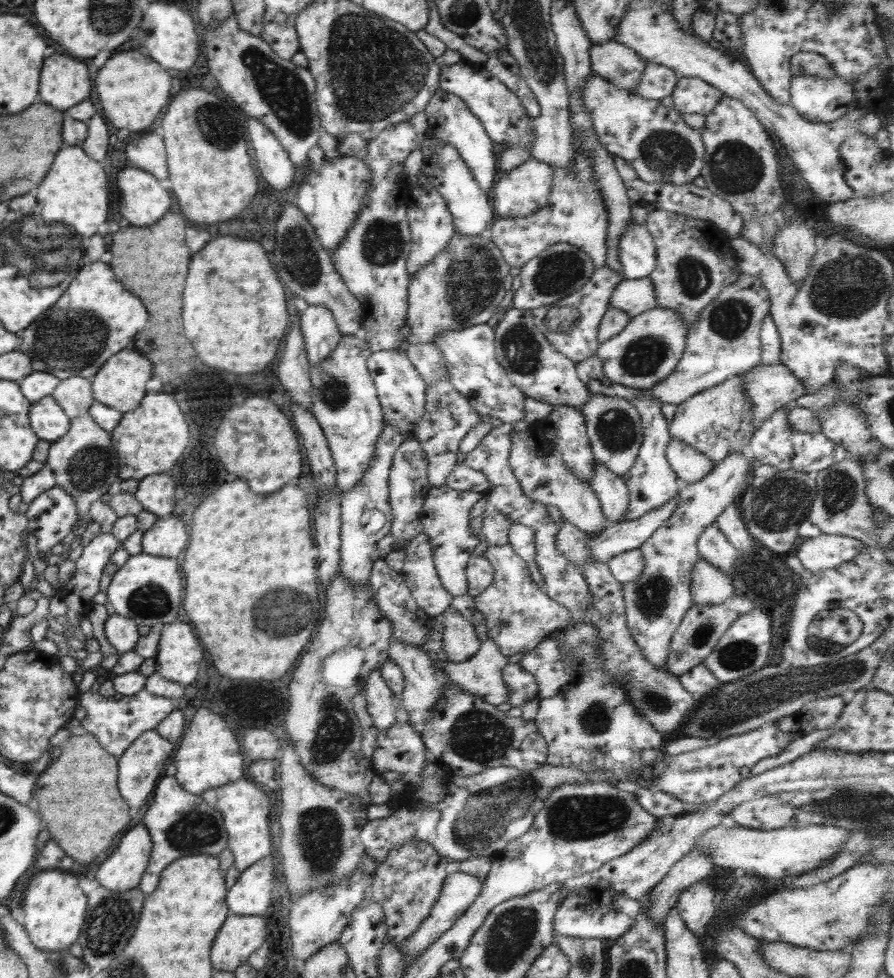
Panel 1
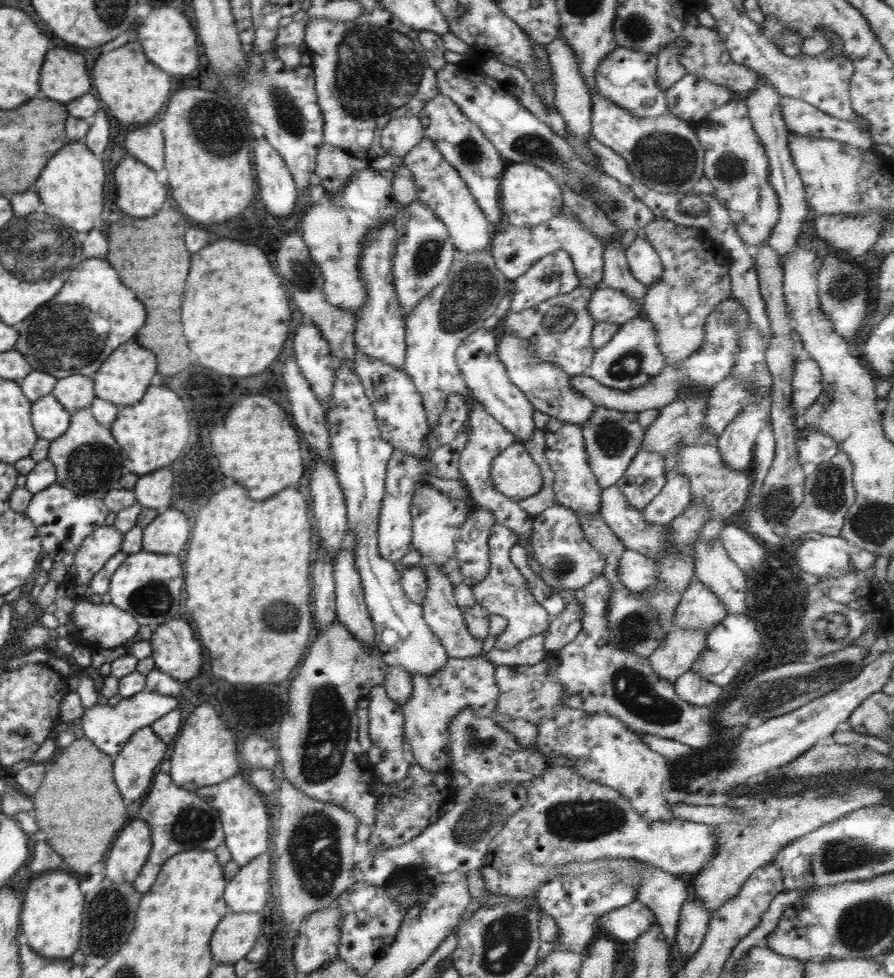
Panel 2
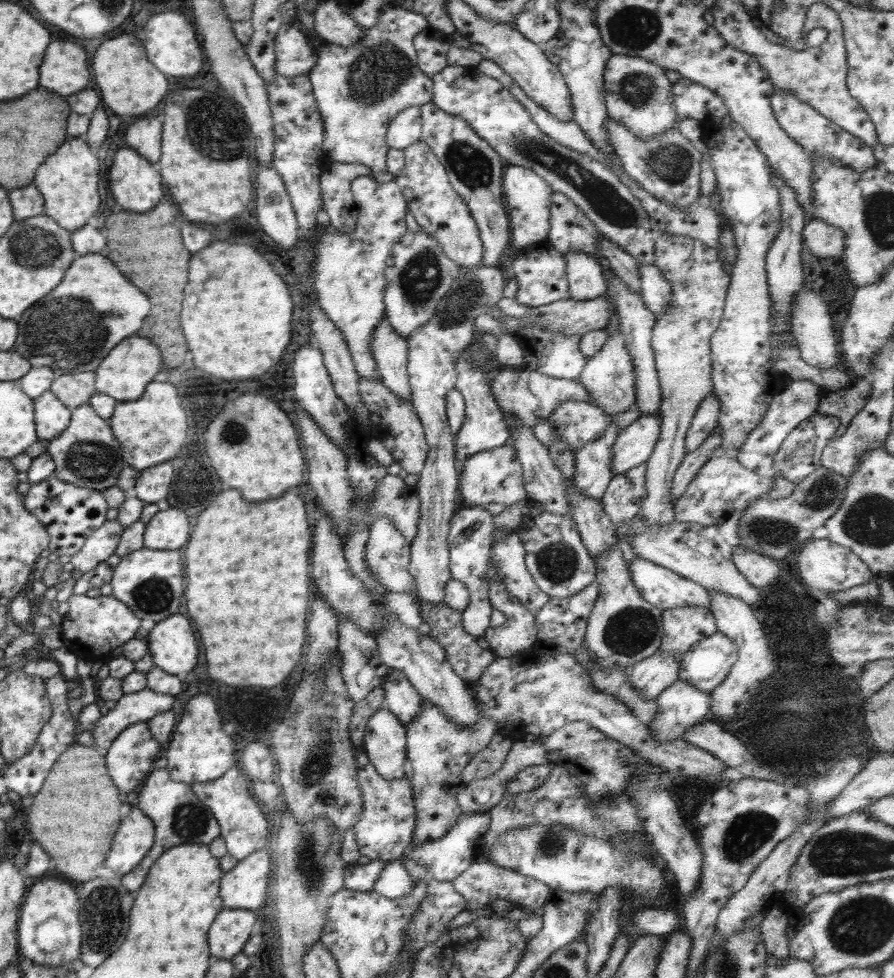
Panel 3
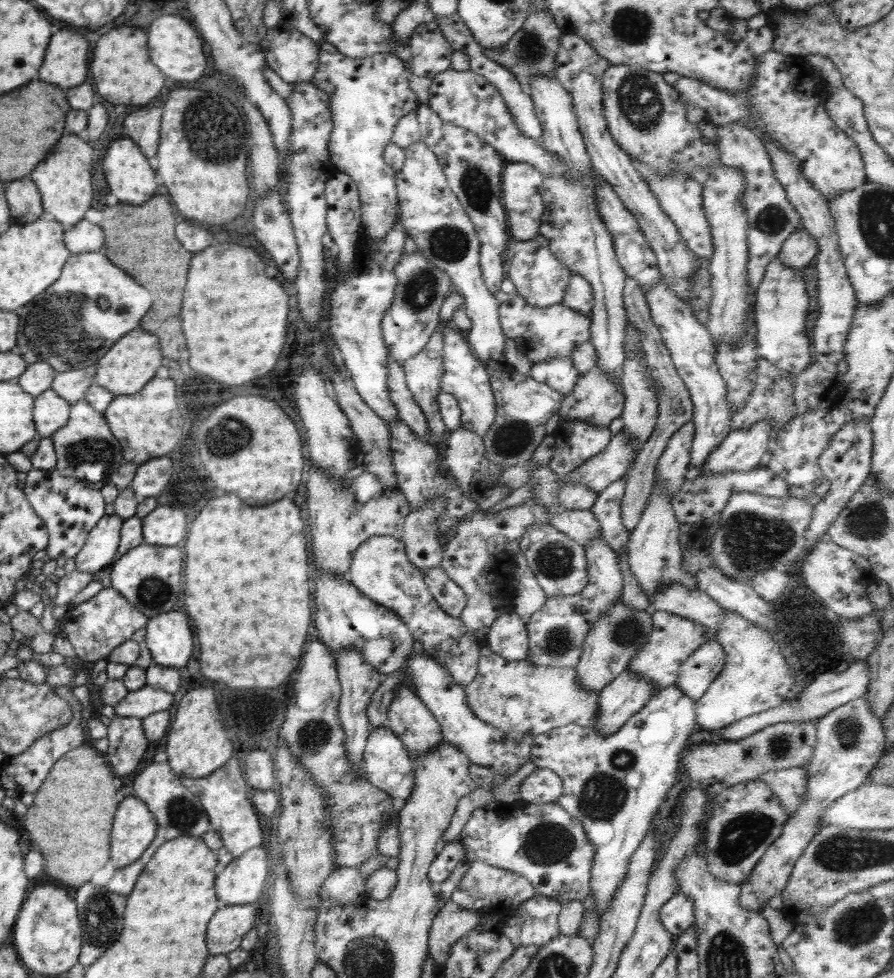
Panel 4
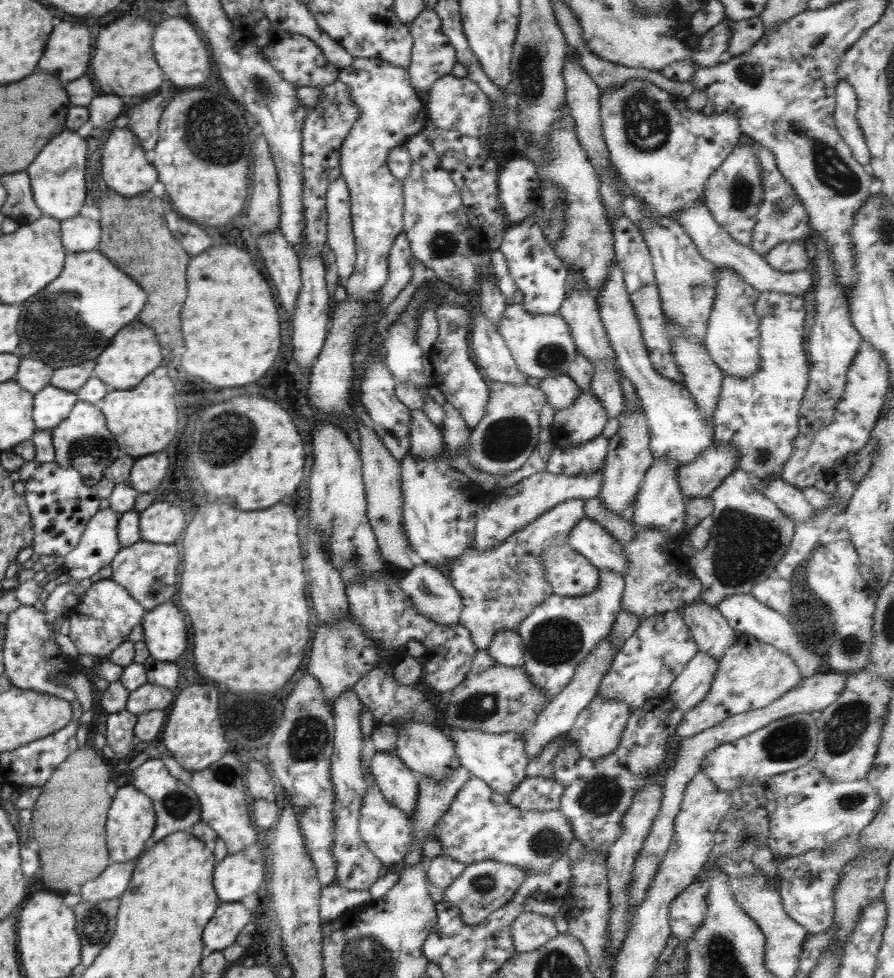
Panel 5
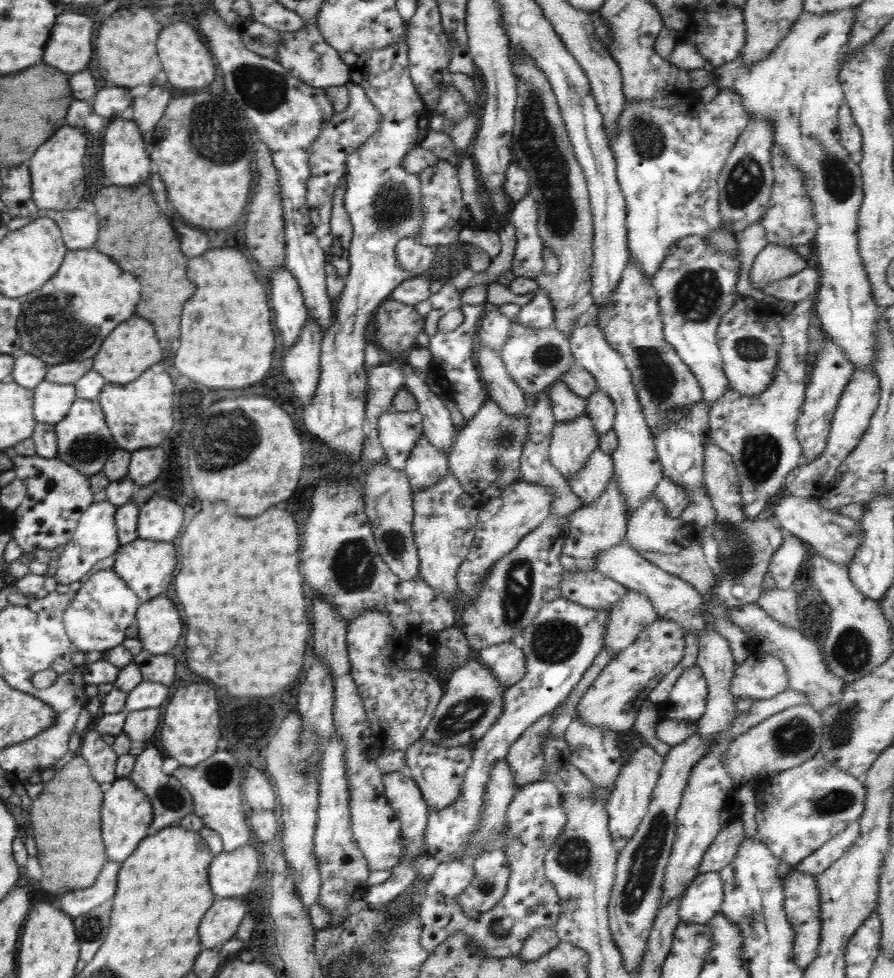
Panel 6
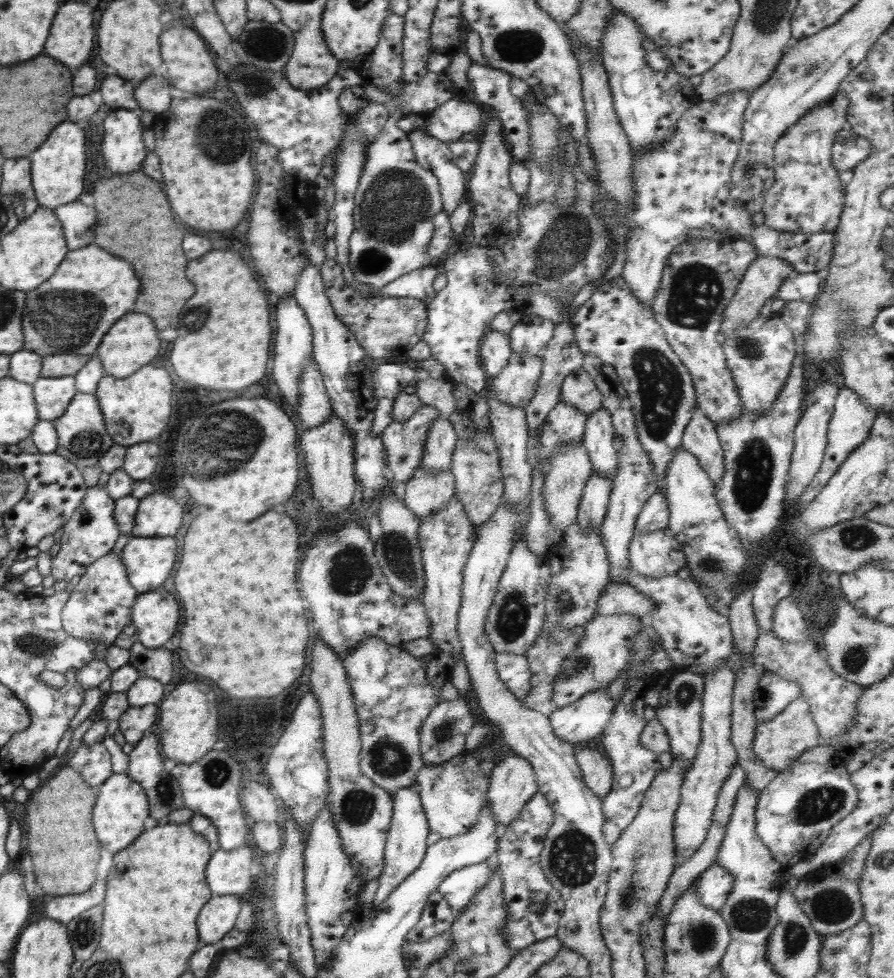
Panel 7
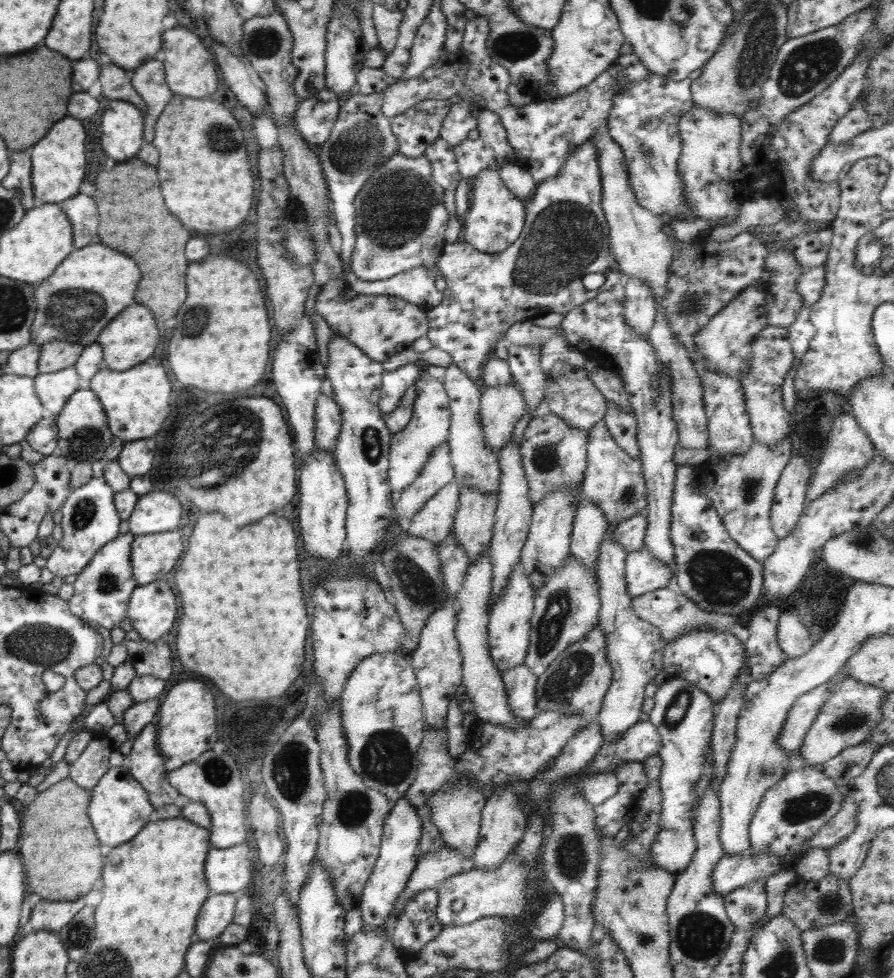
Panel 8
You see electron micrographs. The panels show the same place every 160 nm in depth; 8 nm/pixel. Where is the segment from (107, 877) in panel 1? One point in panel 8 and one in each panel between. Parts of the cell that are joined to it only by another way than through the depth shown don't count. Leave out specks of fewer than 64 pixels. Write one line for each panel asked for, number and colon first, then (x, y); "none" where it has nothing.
2: (127, 857)
3: (136, 835)
4: (135, 828)
5: (131, 819)
6: (127, 814)
7: (122, 807)
8: (119, 807)

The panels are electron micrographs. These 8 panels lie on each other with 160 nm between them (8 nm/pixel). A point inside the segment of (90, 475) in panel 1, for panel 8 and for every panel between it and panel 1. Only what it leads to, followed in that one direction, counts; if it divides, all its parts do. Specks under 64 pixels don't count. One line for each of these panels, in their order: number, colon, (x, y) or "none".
2: (87, 459)
3: (86, 454)
4: (86, 449)
5: (82, 442)
6: (84, 441)
7: (83, 439)
8: (83, 434)

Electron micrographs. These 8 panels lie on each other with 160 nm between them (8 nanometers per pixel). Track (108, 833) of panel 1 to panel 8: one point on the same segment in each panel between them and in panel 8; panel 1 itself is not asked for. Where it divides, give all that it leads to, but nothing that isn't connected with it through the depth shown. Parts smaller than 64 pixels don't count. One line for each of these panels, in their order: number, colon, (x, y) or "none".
2: (84, 808)
3: (75, 825)
4: (71, 818)
5: (68, 819)
6: (65, 815)
7: (60, 833)
8: (57, 818)

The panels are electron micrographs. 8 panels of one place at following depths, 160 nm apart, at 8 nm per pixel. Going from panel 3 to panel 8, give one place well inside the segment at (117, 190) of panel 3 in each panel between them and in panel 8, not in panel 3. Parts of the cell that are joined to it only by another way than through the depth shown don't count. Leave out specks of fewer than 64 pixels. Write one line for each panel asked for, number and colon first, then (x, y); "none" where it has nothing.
4: (129, 176)
5: (126, 171)
6: (125, 163)
7: (123, 148)
8: (122, 123)

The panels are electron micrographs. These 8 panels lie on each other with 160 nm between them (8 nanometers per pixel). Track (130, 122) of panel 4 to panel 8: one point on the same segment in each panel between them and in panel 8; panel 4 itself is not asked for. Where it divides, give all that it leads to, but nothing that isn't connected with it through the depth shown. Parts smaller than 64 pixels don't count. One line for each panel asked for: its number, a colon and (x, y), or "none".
5: (144, 118)
6: (149, 109)
7: (153, 95)
8: (148, 80)

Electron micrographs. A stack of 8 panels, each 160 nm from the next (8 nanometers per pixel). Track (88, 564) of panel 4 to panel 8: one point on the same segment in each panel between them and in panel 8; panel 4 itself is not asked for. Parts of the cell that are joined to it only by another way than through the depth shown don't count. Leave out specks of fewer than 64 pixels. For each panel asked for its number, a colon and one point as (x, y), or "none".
5: (98, 545)
6: (95, 537)
7: (91, 532)
8: (89, 519)

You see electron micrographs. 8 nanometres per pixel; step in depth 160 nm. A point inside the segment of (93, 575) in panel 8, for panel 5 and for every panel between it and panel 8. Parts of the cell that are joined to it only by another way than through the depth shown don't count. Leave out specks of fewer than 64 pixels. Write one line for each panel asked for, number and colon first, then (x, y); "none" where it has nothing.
5: (106, 614)
6: (102, 609)
7: (100, 605)

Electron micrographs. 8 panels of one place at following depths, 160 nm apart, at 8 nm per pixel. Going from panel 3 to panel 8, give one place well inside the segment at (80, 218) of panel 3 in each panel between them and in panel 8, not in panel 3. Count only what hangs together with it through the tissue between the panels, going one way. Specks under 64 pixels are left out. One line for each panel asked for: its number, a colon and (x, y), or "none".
4: (63, 178)
5: (57, 180)
6: (57, 174)
7: (57, 167)
8: (57, 162)

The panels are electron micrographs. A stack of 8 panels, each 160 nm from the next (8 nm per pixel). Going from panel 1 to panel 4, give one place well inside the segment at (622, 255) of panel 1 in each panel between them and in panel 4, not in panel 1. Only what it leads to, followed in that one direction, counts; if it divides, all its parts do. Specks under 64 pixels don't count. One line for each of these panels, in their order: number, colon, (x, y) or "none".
2: (644, 262)
3: (655, 290)
4: (690, 345)

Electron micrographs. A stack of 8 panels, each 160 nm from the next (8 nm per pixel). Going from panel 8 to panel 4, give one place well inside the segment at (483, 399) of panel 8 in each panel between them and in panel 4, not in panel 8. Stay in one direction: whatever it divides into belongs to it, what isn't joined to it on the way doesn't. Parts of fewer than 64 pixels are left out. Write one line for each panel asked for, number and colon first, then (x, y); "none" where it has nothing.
4: (540, 334)
5: (542, 346)
6: (535, 358)
7: (517, 383)

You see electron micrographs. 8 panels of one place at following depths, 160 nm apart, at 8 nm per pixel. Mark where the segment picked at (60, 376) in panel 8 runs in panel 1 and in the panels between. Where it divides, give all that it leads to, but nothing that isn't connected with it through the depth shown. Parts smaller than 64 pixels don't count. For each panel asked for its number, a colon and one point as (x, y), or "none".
1: (48, 421)
2: (49, 419)
3: (51, 417)
4: (50, 413)
5: (51, 406)
6: (52, 401)
7: (52, 395)

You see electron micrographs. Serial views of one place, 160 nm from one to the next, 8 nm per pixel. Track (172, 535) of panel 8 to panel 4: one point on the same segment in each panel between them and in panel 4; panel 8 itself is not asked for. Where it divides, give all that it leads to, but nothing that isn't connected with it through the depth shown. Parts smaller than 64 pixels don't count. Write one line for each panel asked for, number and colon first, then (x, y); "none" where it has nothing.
4: (149, 576)
5: (148, 571)
6: (147, 567)
7: (148, 560)

